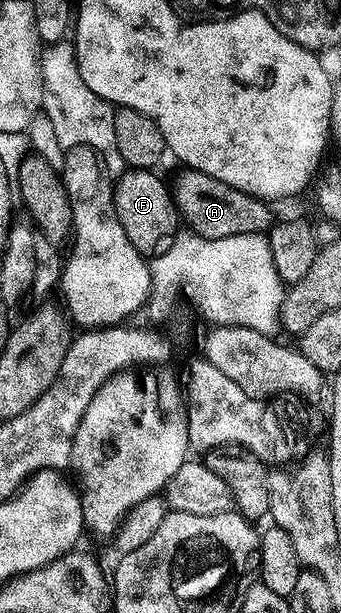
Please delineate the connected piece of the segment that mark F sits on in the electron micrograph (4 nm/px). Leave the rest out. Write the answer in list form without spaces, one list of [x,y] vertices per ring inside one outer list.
[[[126,168],[125,172],[116,178],[113,187],[115,215],[119,215],[119,223],[123,231],[127,231],[127,239],[131,239],[131,243],[143,255],[156,254],[162,248],[163,242],[178,232],[177,204],[173,202],[170,186],[166,182],[164,185],[157,175],[152,169]]]

